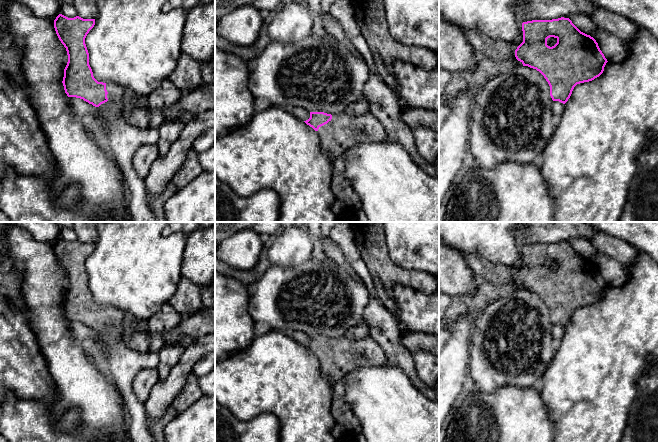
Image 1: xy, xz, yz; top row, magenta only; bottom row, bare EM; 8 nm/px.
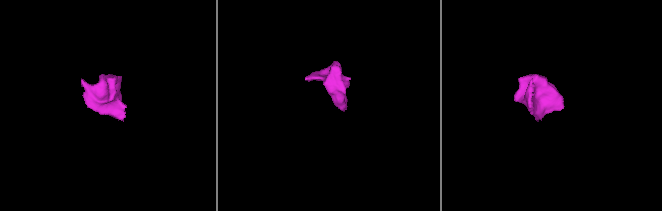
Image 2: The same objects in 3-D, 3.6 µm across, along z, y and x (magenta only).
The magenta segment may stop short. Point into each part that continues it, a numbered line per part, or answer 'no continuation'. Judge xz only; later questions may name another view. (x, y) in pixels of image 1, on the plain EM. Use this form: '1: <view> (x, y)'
1: xz (339, 358)

